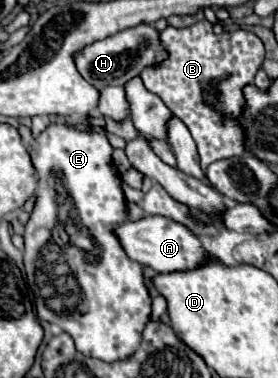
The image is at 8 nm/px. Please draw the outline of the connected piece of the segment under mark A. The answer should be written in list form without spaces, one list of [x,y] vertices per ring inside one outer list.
[[[145,217],[141,221],[125,221],[121,227],[117,227],[117,237],[121,239],[121,245],[125,253],[141,263],[144,268],[151,267],[159,273],[175,273],[175,271],[191,271],[209,261],[209,253],[203,249],[203,243],[199,237],[185,225],[167,219],[167,217]]]

